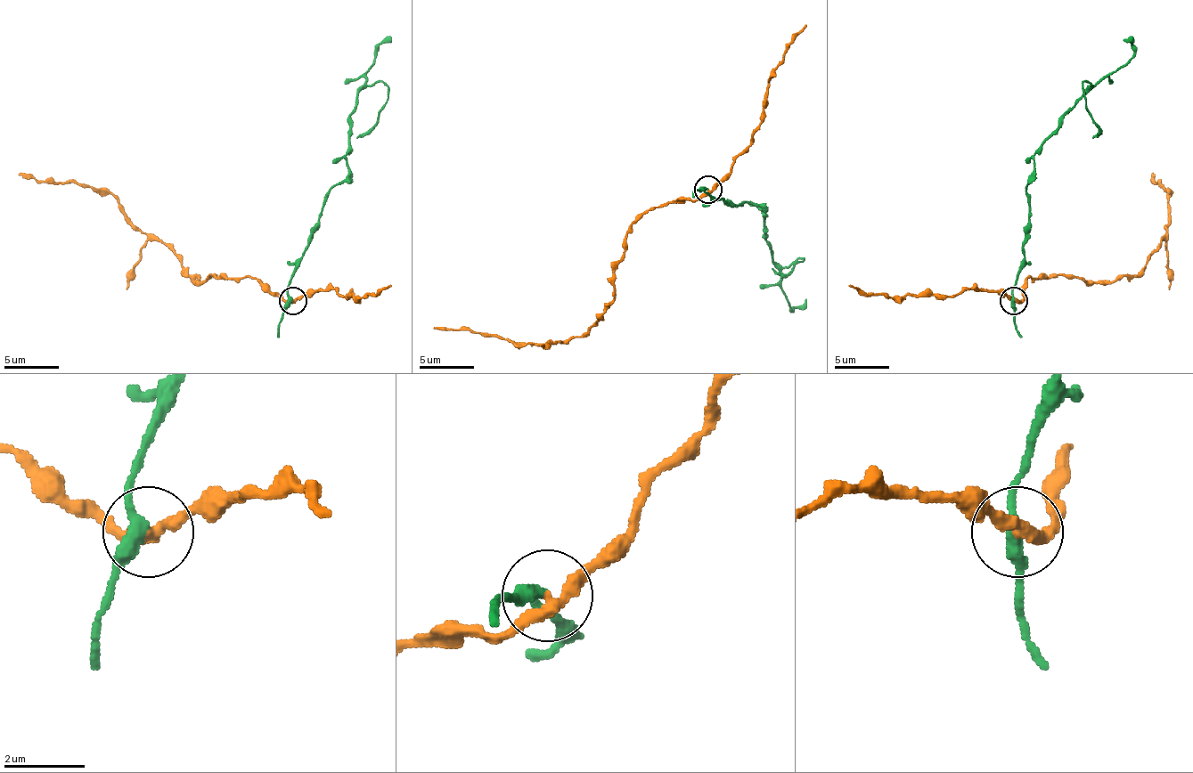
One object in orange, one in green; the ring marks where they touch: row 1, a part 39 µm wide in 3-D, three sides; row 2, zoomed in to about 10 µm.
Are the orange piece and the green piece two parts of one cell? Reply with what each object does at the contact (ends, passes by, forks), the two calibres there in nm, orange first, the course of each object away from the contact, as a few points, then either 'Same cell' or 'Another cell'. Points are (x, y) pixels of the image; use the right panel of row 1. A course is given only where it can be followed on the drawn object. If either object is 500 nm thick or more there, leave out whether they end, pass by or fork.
At the ring orange passes by. At the ring green passes by. Thickness 300 nm (orange) against 320 nm. Course of orange: (1013, 300), (1024, 296), (1029, 278), (1119, 280), (1136, 275), (1165, 237), (1168, 193), (1155, 180), (1152, 172). Course of green: (1013, 300), (1024, 262), (1026, 183), (1034, 172), (1034, 150), (1092, 87), (1083, 82), (1098, 128), (1092, 139). Another cell

